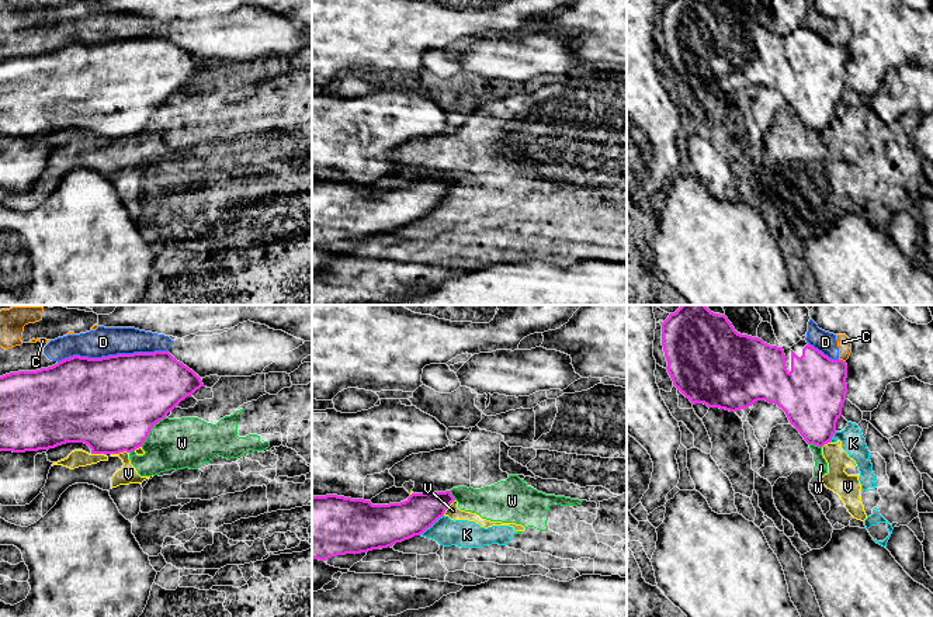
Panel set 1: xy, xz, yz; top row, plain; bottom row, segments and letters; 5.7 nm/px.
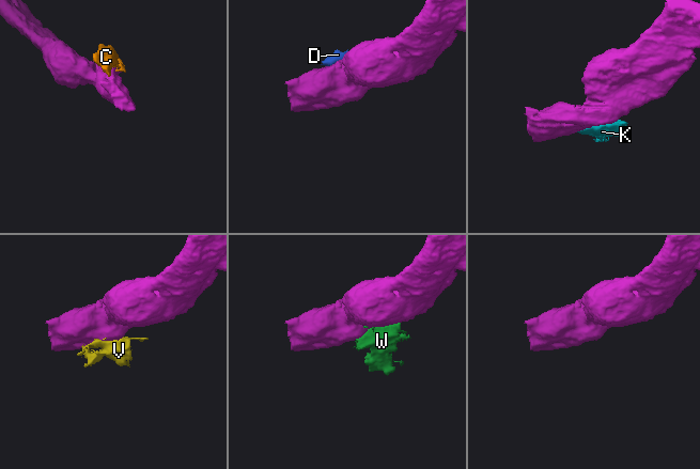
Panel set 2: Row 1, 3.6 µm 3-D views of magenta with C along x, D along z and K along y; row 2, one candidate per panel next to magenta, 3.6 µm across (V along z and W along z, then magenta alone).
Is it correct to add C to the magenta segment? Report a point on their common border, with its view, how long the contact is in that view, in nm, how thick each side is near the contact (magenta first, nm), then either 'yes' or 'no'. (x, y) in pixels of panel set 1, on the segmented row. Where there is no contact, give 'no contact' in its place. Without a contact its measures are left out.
yz (842, 360) | 40 nm | 360/80 nm | no

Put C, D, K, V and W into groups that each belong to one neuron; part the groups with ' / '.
C D / K V W

